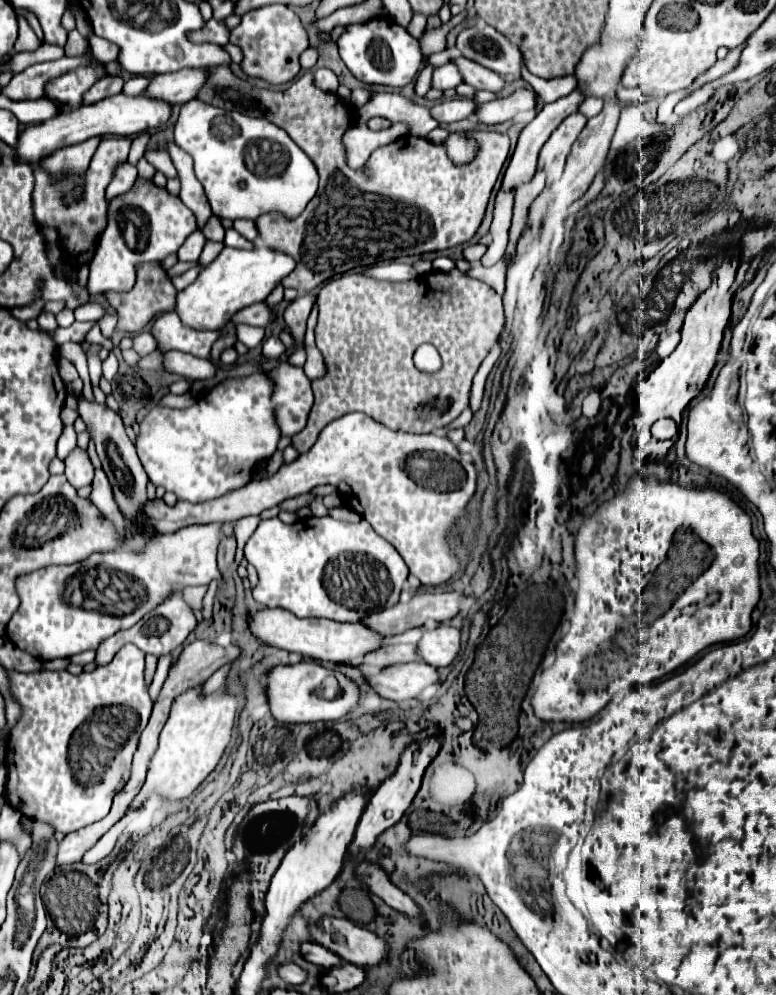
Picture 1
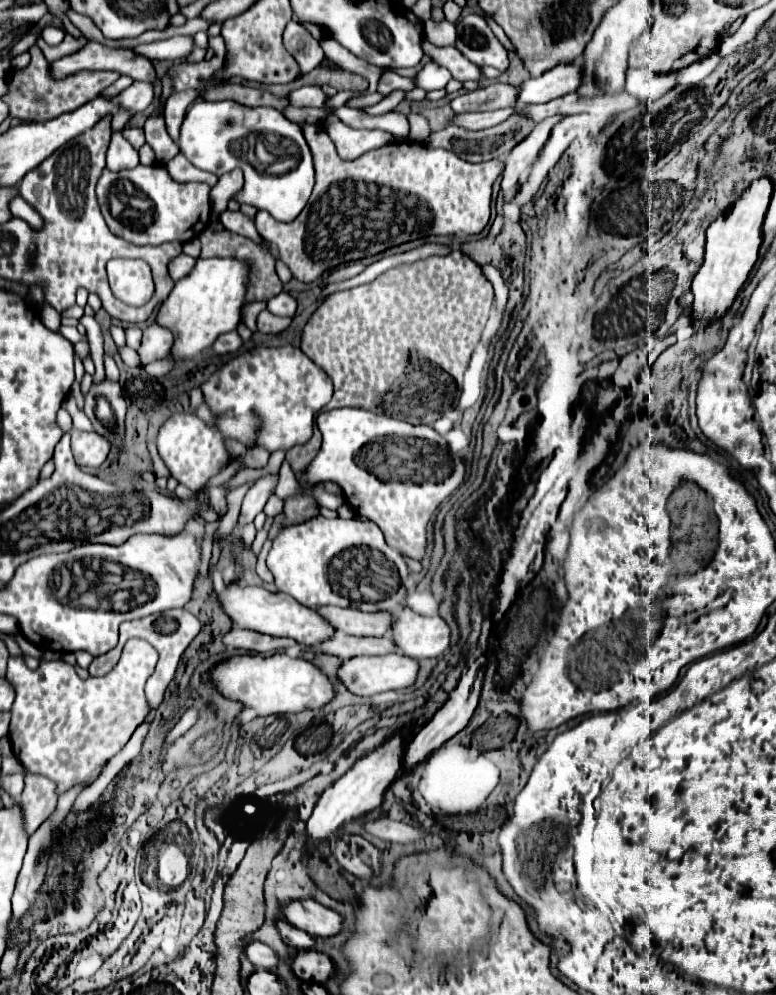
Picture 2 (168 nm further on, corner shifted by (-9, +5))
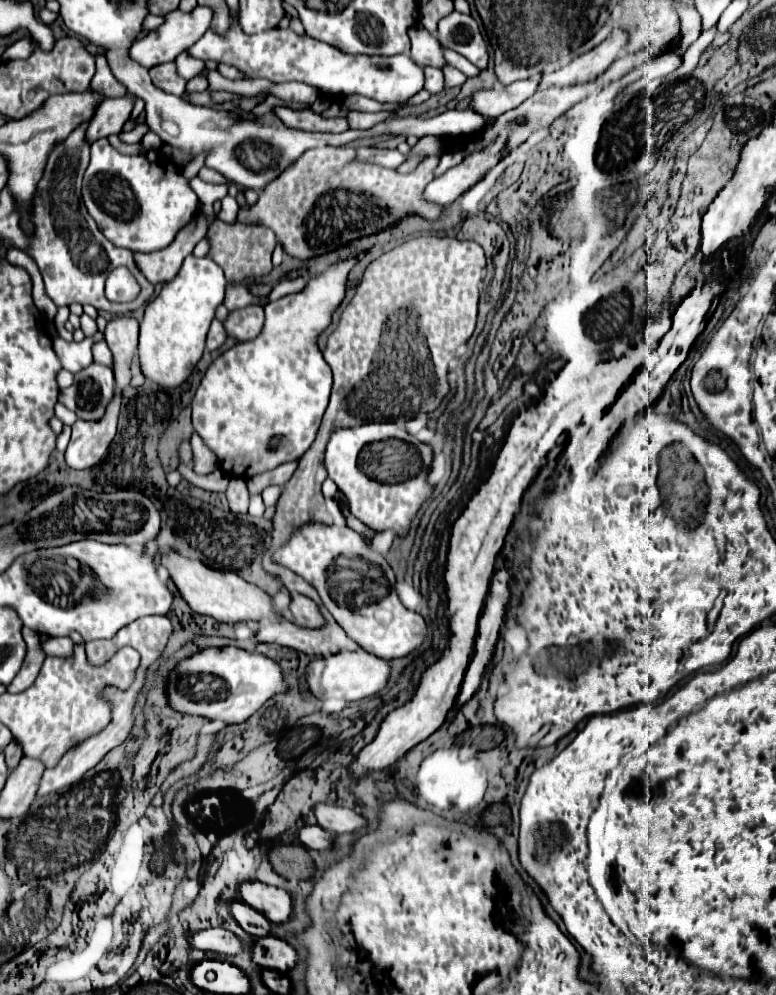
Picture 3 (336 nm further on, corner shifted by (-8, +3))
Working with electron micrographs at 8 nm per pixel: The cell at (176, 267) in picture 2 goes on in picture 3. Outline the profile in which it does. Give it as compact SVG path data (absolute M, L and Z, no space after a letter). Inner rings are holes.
M196 214L196 220L192 220L192 224L188 224L188 228L182 228L180 234L176 236L176 240L168 248L162 248L162 250L150 252L150 254L132 252L132 256L136 256L136 266L140 266L142 274L152 284L170 282L178 274L182 260L194 250L198 240L202 240L206 236L210 224L212 224L210 216Z

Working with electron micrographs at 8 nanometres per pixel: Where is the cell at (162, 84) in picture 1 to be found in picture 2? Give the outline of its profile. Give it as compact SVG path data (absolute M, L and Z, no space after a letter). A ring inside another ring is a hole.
M133 82L121 96L117 96L123 108L133 112L143 112L155 100L155 86L151 82Z

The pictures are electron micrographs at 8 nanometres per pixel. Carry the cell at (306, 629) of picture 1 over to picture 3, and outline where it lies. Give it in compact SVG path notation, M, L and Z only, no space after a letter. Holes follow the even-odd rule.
M170 550L168 554L160 554L158 560L162 566L166 566L170 580L174 582L180 596L188 602L188 606L196 614L206 614L206 616L212 616L218 622L226 622L226 624L236 624L236 622L244 622L244 620L256 622L256 620L268 618L270 614L280 614L274 608L272 598L266 592L262 592L258 586L242 580L236 572L212 570L212 568L204 566L202 562L190 560L174 550Z

